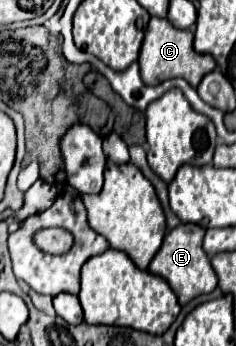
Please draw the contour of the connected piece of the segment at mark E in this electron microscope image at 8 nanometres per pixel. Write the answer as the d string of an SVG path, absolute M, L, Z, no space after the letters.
M194 223L178 225L176 229L172 229L164 237L164 243L162 243L160 251L156 253L156 257L152 259L152 263L148 267L150 273L154 273L158 277L164 277L170 283L170 287L174 289L174 293L176 293L176 297L182 305L186 305L188 301L192 301L194 297L198 297L202 293L214 291L216 285L218 285L218 277L216 277L216 273L210 265L208 255L202 249L204 233L206 233L206 229L200 227L200 225L194 225Z

